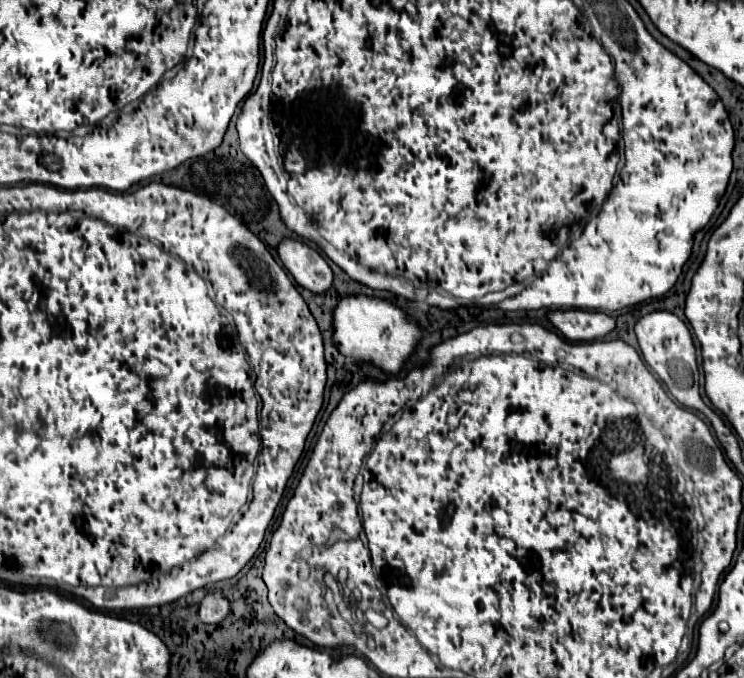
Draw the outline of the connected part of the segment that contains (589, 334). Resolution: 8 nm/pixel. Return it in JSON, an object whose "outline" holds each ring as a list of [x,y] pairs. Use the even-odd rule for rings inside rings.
{"outline":[[[549,311],[547,319],[569,341],[603,339],[609,331],[615,329],[615,319],[599,311]]]}

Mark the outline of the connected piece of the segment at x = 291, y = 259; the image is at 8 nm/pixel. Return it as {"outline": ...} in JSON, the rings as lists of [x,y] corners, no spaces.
{"outline":[[[281,239],[277,253],[285,269],[293,275],[293,279],[301,287],[313,293],[323,293],[331,287],[333,283],[331,267],[321,257],[321,253],[313,249],[309,243],[297,239]]]}

